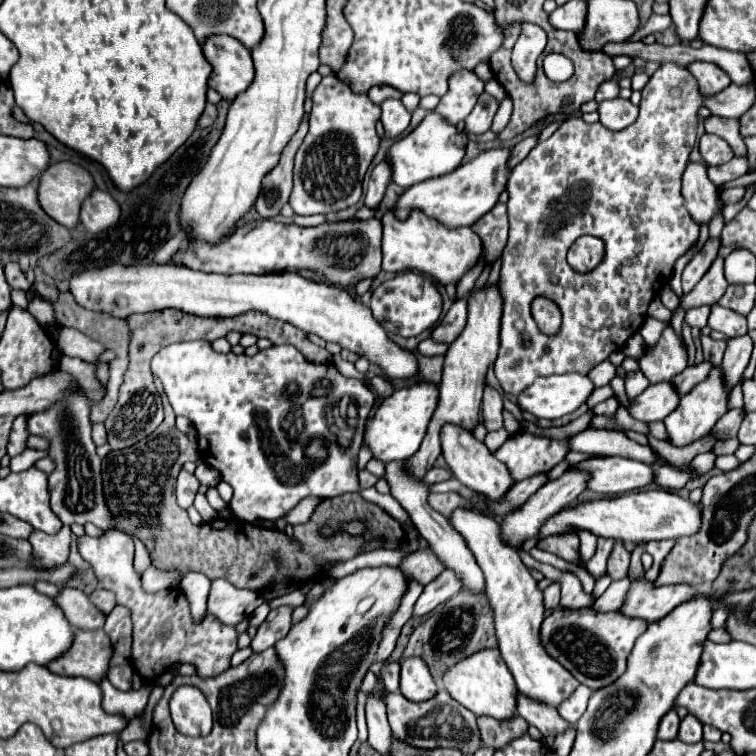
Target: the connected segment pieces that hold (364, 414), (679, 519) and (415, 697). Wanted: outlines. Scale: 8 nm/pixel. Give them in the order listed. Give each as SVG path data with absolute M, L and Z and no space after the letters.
M192 340L192 342L178 342L162 348L154 358L152 358L152 372L160 378L164 392L174 408L176 416L186 416L196 432L198 432L198 452L202 462L208 466L220 470L222 480L228 482L234 488L234 496L230 500L230 508L240 520L246 522L258 522L258 520L280 520L284 518L300 500L306 496L318 496L318 498L334 498L346 492L358 492L358 470L356 470L356 456L362 446L362 436L364 436L364 426L368 420L368 414L374 406L374 396L370 388L354 378L342 376L332 362L328 364L314 364L304 358L304 354L298 348L292 348L290 344L286 346L270 346L266 350L260 350L256 356L246 356L246 354L218 354L208 340Z
M652 488L646 492L632 492L616 498L606 500L594 500L594 502L578 502L572 508L564 508L560 514L548 518L548 522L542 526L540 534L536 538L530 538L522 544L524 552L530 552L530 548L536 546L538 538L554 536L562 532L570 532L572 528L584 528L590 530L596 536L624 540L624 542L650 542L650 540L666 540L666 538L680 538L690 536L700 530L700 504L694 504L674 492L668 492L664 488Z
M418 656L400 660L400 692L412 702L424 702L438 692L428 666Z

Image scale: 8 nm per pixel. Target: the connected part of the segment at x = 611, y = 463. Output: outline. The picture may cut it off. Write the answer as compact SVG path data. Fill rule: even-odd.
M586 458L570 468L588 472L586 488L600 494L624 494L652 482L648 464L626 458Z

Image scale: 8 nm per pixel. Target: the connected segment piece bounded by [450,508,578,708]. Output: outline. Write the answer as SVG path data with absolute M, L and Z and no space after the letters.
M458 508L450 516L450 524L464 536L464 540L476 556L478 566L484 572L486 596L494 612L498 650L508 670L512 672L518 692L524 692L524 696L528 696L530 700L540 700L542 704L558 708L576 690L578 680L566 668L562 668L558 660L552 660L552 656L548 656L548 652L542 646L540 626L544 620L544 604L536 580L522 564L518 550L510 548L500 538L500 528L494 520L482 516L476 510Z

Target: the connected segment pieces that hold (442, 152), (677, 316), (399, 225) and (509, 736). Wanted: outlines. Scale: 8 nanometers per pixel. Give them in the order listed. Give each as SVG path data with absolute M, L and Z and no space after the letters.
M430 112L418 128L414 128L406 138L400 138L388 152L390 164L392 164L392 180L402 186L410 188L412 184L446 176L448 172L454 172L466 154L466 144L468 136L464 132L458 132L456 126L448 124L446 120L440 120L434 112Z
M677 309L671 318L671 326L673 327L676 334L678 335L683 347L687 350L686 343L682 336L682 323L684 321L685 314L686 314L686 312L684 310Z
M392 210L382 216L384 238L382 238L382 270L398 274L402 270L418 272L424 276L432 276L442 286L458 284L460 278L478 262L482 254L482 240L480 236L468 228L444 228L438 220L428 218L420 210L414 210L406 220L398 220Z
M490 716L478 718L478 728L482 732L482 740L490 748L504 748L508 740L516 740L516 736L524 736L528 730L528 722L522 716L514 716L512 720L494 720Z

